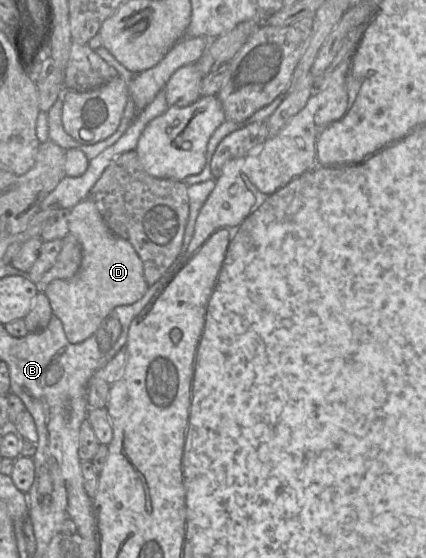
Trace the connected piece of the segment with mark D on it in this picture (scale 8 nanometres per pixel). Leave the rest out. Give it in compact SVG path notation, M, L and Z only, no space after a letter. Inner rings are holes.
M85 199L67 212L69 235L80 244L82 261L72 278L52 281L43 293L49 300L53 316L62 322L66 338L76 344L92 337L114 308L130 305L142 299L149 285L144 278L142 261L133 246L110 231L92 200Z

